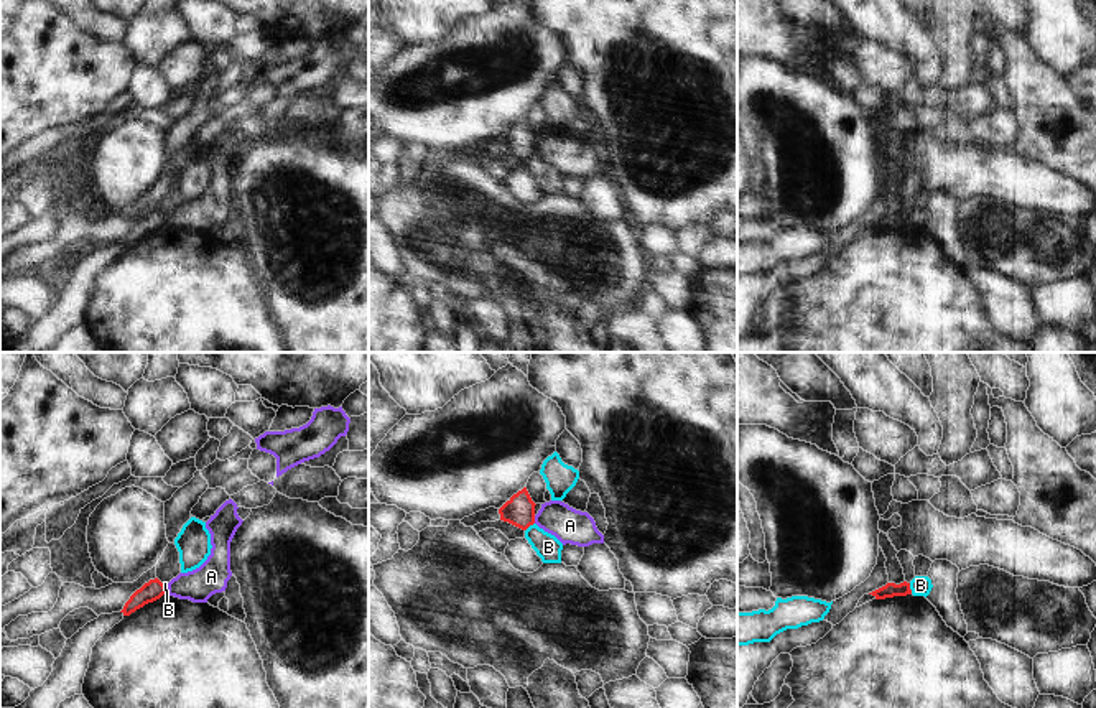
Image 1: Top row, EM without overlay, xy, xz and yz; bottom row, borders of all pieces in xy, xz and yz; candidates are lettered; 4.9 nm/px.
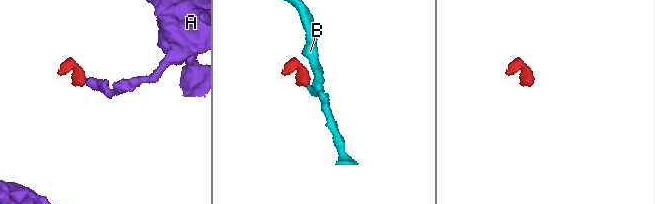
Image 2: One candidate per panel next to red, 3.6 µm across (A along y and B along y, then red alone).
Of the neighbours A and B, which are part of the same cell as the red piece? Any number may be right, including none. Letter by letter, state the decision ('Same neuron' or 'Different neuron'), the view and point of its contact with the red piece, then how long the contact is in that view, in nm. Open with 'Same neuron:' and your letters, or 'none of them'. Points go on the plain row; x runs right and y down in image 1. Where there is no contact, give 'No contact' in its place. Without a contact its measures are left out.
Same neuron: none of them
A: Different neuron. Touches red at xz (534, 150). Shared border 40 nm
B: Different neuron. Touches red at yz (909, 219). Shared border 60 nm.

